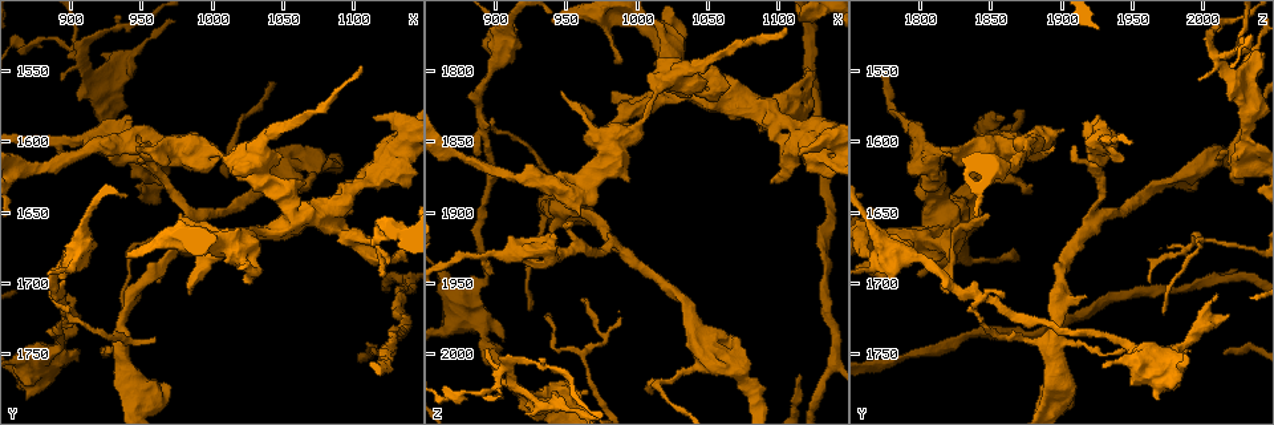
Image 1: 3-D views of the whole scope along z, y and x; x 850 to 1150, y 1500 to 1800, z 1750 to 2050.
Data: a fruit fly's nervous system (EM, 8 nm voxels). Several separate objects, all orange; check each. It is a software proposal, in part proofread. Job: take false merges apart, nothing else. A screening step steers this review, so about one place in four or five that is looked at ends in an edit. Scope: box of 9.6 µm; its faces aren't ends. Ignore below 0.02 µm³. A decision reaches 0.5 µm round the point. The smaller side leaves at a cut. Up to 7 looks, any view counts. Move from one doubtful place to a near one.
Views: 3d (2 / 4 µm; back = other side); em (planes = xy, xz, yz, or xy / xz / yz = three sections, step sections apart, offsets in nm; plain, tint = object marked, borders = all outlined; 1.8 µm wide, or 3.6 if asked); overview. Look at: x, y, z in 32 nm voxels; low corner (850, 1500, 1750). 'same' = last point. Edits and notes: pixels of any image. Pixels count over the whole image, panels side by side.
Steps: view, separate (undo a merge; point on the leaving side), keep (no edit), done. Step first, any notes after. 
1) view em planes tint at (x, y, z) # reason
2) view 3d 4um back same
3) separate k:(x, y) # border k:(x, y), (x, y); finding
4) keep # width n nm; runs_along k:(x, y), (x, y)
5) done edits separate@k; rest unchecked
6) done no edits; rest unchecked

view em 3.6um planes plain at (910, 1542, 2008)

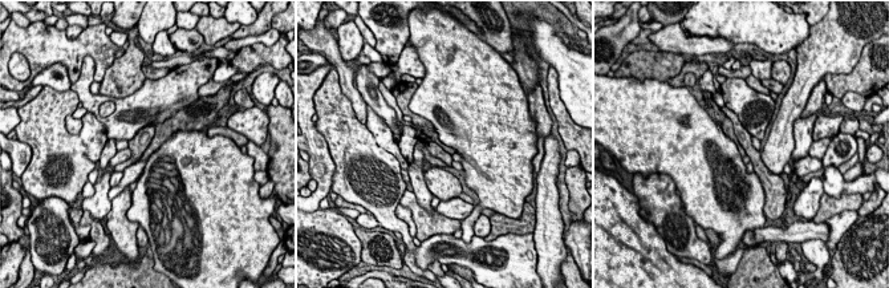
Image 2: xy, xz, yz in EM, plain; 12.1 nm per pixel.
view em 3.6um planes tint same

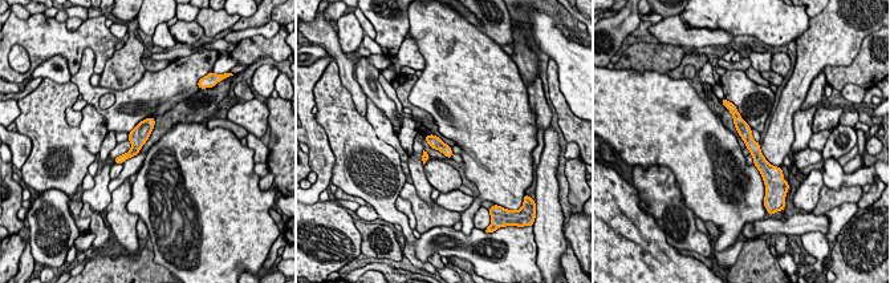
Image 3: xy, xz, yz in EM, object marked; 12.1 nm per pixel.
keep # width 160 nm; runs_along 3:(732, 109), (765, 170); one neuron here

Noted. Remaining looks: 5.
view 3d 4um at (982, 1604, 1848) # calibre changes

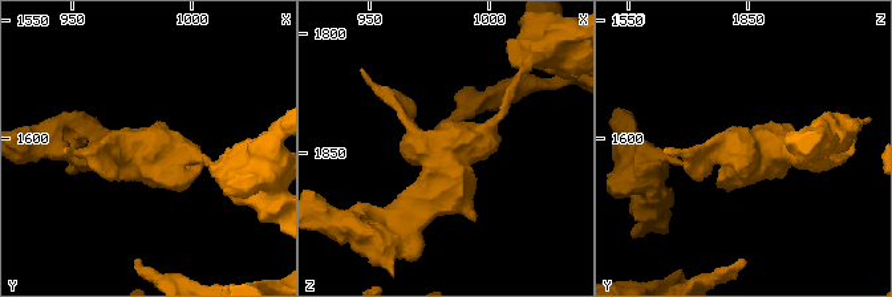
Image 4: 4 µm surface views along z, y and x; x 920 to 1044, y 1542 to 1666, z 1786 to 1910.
view em 3.6um planes tint at (981, 1605, 1850) # shape alone is not enough

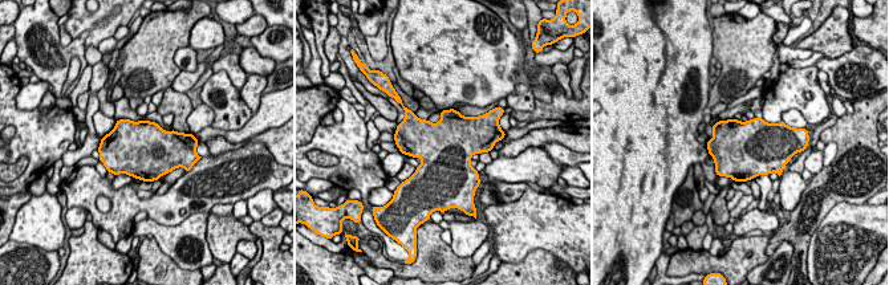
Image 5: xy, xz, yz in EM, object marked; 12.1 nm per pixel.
keep # one neuron here

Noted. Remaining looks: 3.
view em 3.6um planes tint at (1014, 1670, 1820) # three arms meet

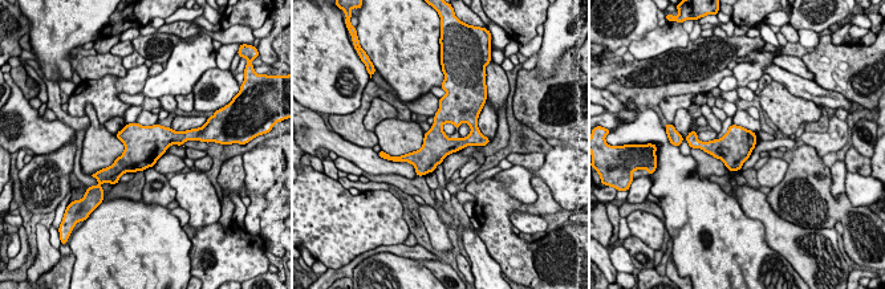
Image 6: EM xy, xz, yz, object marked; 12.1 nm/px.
keep # width 360 nm; all the same neuron

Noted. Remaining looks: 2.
done no edits; rest unchecked

